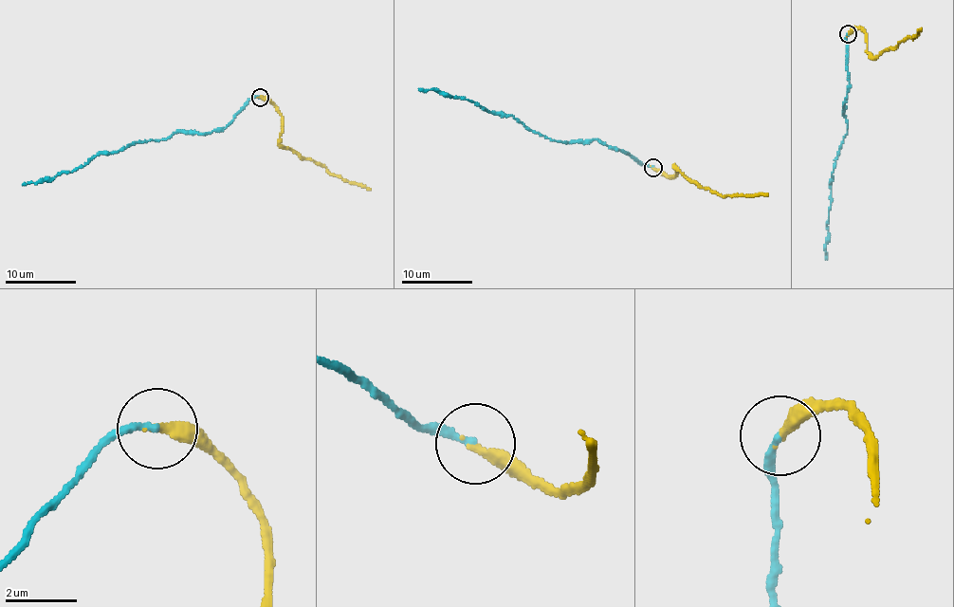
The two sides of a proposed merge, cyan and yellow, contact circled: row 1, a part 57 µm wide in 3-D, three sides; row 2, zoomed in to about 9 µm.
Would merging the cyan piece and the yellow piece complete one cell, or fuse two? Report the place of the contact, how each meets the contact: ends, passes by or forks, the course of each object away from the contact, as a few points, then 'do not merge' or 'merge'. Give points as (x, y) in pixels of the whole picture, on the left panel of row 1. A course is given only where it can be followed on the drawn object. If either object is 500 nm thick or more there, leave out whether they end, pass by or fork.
place (260, 97); cyan ends; yellow ends; course cyan (260, 97), (253, 98), (221, 129), (134, 141), (99, 153), (70, 172), (23, 185); course yellow (260, 97), (270, 101), (281, 116), (281, 145), (322, 164), (343, 180), (365, 185), (370, 190); merge

